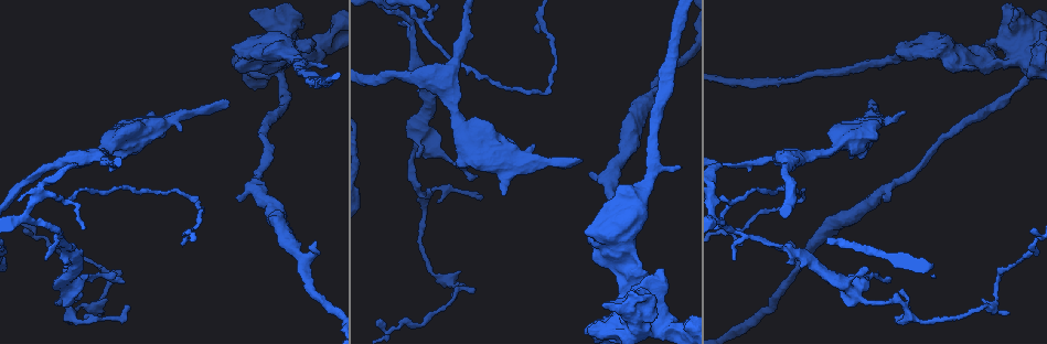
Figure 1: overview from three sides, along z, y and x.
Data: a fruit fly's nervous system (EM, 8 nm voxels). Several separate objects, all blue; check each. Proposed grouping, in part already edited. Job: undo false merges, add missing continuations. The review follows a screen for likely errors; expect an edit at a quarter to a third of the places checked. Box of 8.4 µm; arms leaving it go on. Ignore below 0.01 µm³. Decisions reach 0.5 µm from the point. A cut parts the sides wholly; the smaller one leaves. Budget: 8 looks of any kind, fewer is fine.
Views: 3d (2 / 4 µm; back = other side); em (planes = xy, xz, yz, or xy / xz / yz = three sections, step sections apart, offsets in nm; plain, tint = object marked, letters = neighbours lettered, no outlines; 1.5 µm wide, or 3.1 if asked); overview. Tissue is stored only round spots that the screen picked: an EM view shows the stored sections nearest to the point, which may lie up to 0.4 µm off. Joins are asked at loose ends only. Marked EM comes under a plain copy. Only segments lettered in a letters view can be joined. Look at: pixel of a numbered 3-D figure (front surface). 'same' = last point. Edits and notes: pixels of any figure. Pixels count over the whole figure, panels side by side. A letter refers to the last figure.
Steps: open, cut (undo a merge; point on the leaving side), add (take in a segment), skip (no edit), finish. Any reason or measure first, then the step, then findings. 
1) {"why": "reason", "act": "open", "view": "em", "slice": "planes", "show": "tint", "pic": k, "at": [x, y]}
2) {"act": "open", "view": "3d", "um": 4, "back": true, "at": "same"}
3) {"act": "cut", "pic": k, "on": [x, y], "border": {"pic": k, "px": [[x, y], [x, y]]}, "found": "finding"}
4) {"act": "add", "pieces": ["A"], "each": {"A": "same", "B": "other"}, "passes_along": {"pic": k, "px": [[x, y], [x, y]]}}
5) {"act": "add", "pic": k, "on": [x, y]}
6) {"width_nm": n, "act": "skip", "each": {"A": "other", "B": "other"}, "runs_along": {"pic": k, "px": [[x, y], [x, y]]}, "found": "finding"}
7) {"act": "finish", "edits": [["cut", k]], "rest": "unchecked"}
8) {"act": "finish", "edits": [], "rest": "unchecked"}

{"why": "branch stops here", "act": "open", "view": "em", "slice": "planes", "show": "letters", "pic": 1, "at": [234, 49]}

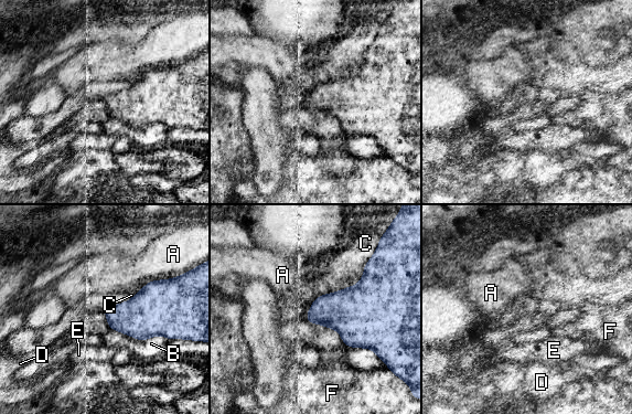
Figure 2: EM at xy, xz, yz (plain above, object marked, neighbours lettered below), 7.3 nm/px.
{"act": "skip", "each": {"A": "other", "B": "other", "C": "other", "D": "other", "E": "other", "F": "other"}, "border": {"pic": 2, "px": [[371, 257], [363, 267]]}, "found": "no lettered segment goes on from it"}

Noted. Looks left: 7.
{"why": "thin end", "act": "open", "view": "em", "slice": "planes", "show": "letters", "pic": 1, "at": [477, 177]}

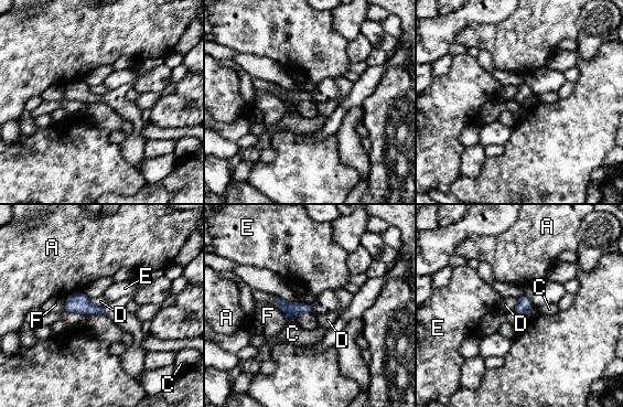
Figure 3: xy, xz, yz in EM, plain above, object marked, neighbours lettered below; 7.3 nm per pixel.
{"longest_contact_nm": ["A", 130], "act": "skip", "each": {"A": "other", "C": "other", "D": "other", "E": "other", "F": "other"}, "border": {"pic": 3, "px": [[89, 299], [94, 304], [101, 308]]}, "found": "no lettered segment goes on from it"}

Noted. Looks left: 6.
{"why": "branch stops here", "act": "open", "view": "em", "slice": "planes", "show": "letters", "pic": 1, "at": [315, 241]}

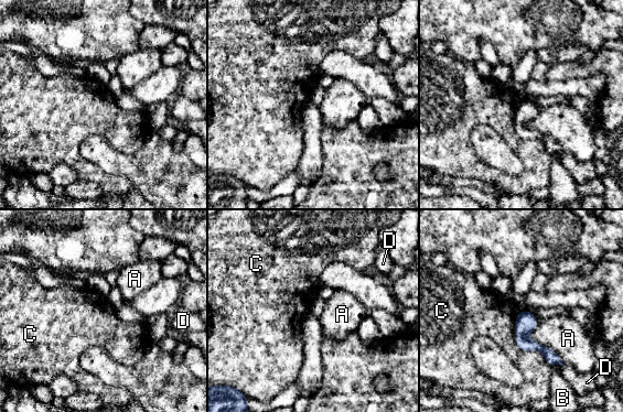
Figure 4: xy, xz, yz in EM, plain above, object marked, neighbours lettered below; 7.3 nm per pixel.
{"longest_contact_nm": ["A", 480], "act": "skip", "each": {"A": "other", "B": "other", "C": "other", "D": "other"}, "border": {"pic": 4, "px": [[517, 313], [515, 344], [550, 367]]}, "found": "no lettered segment goes on from it"}

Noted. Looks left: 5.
{"act": "finish", "edits": [], "rest": "unchecked"}

